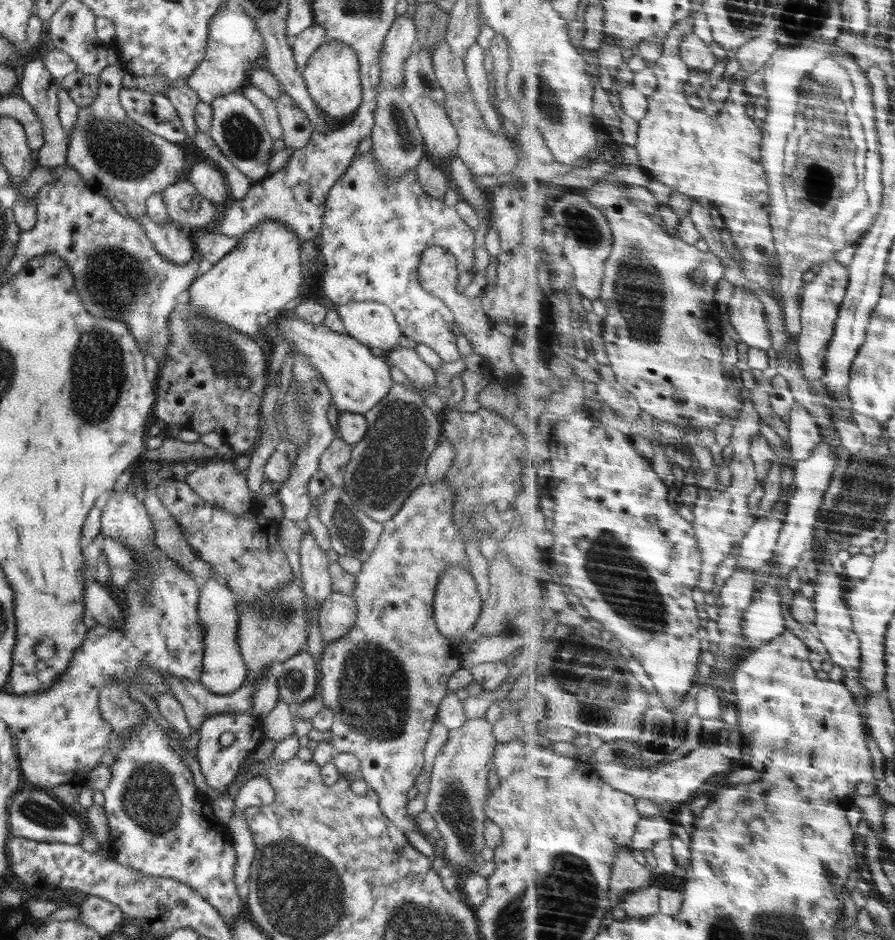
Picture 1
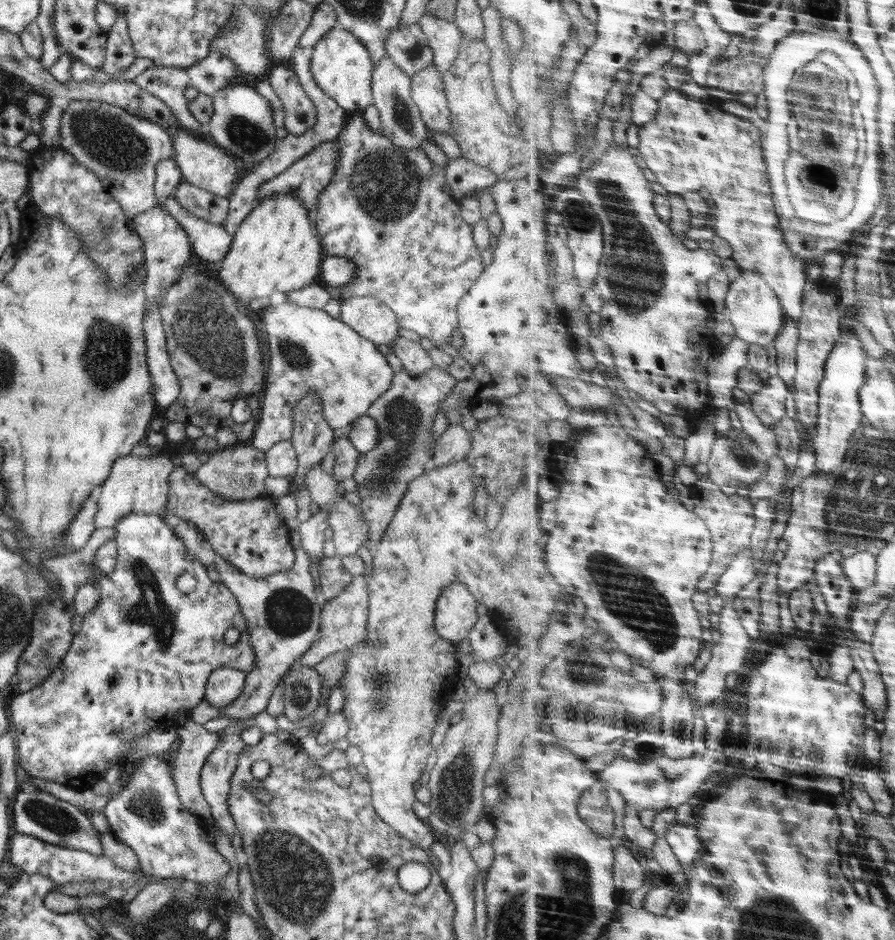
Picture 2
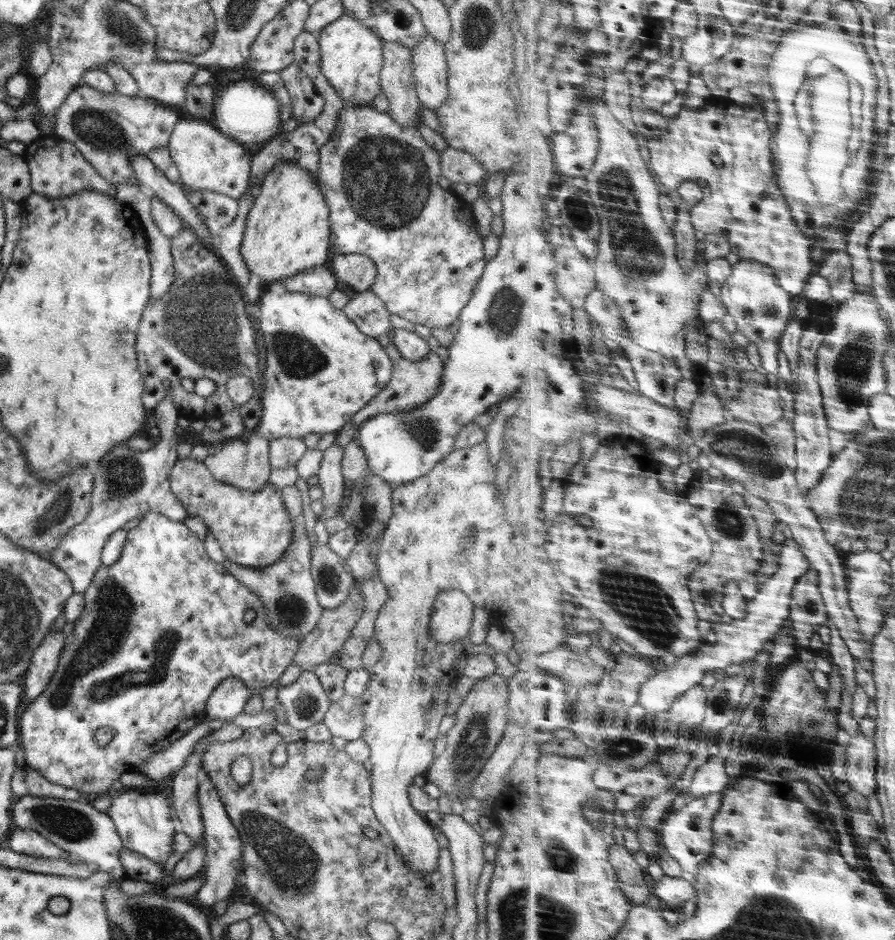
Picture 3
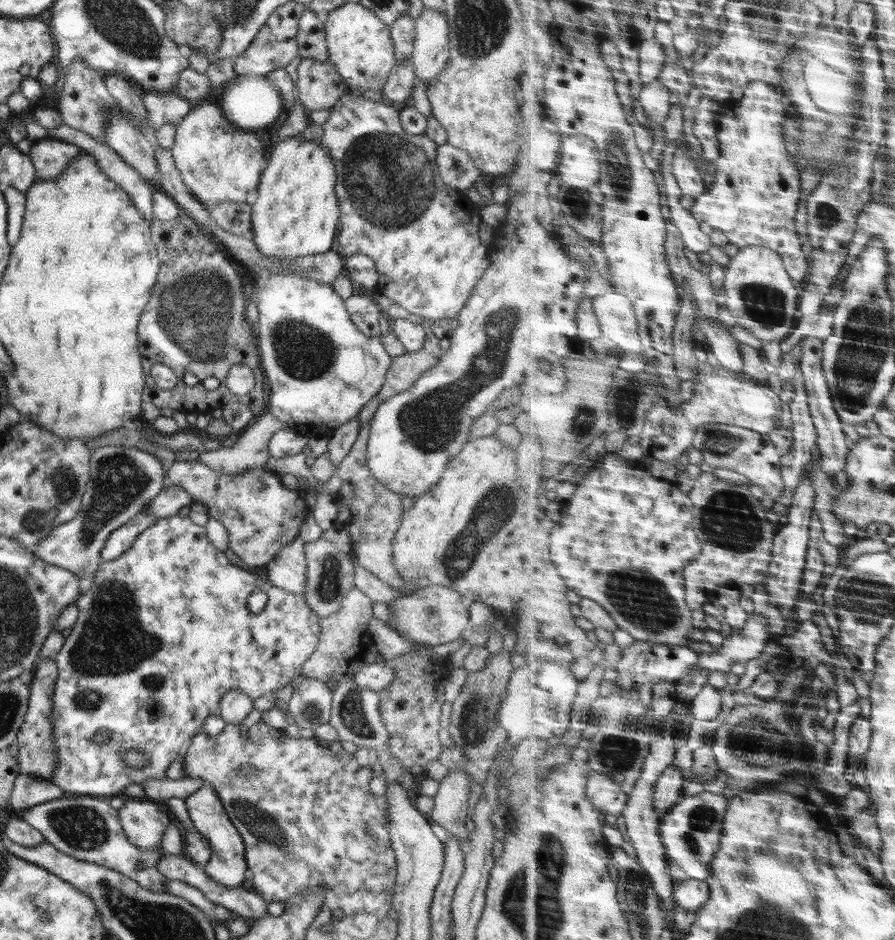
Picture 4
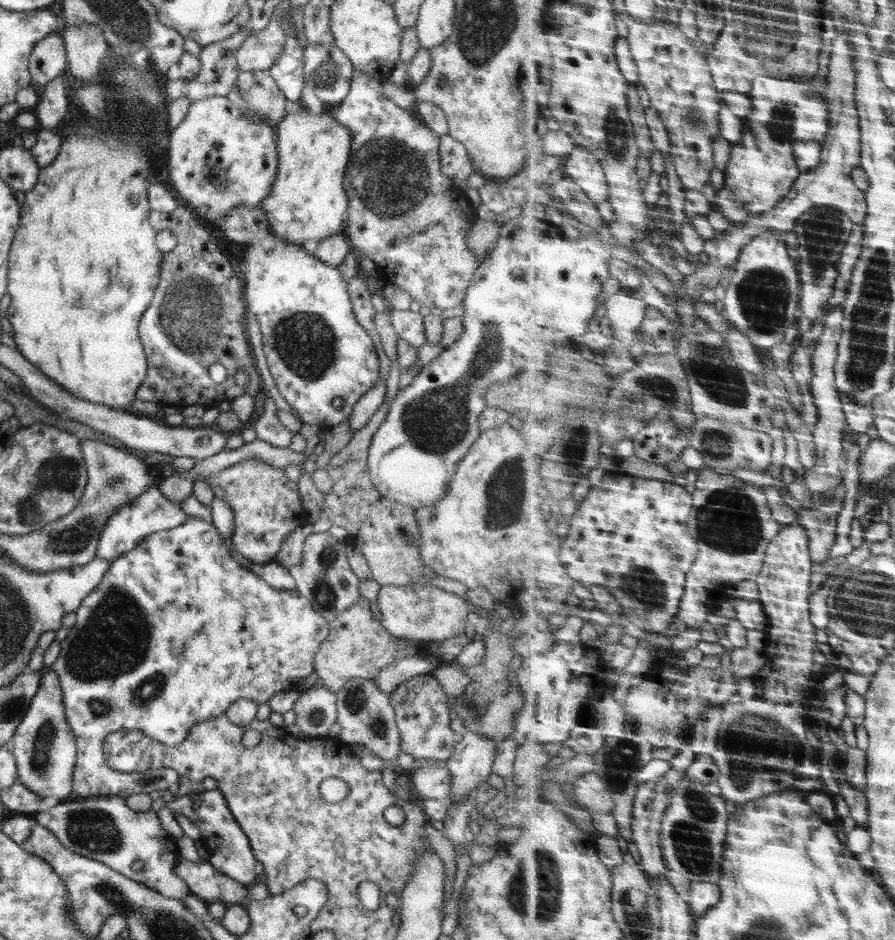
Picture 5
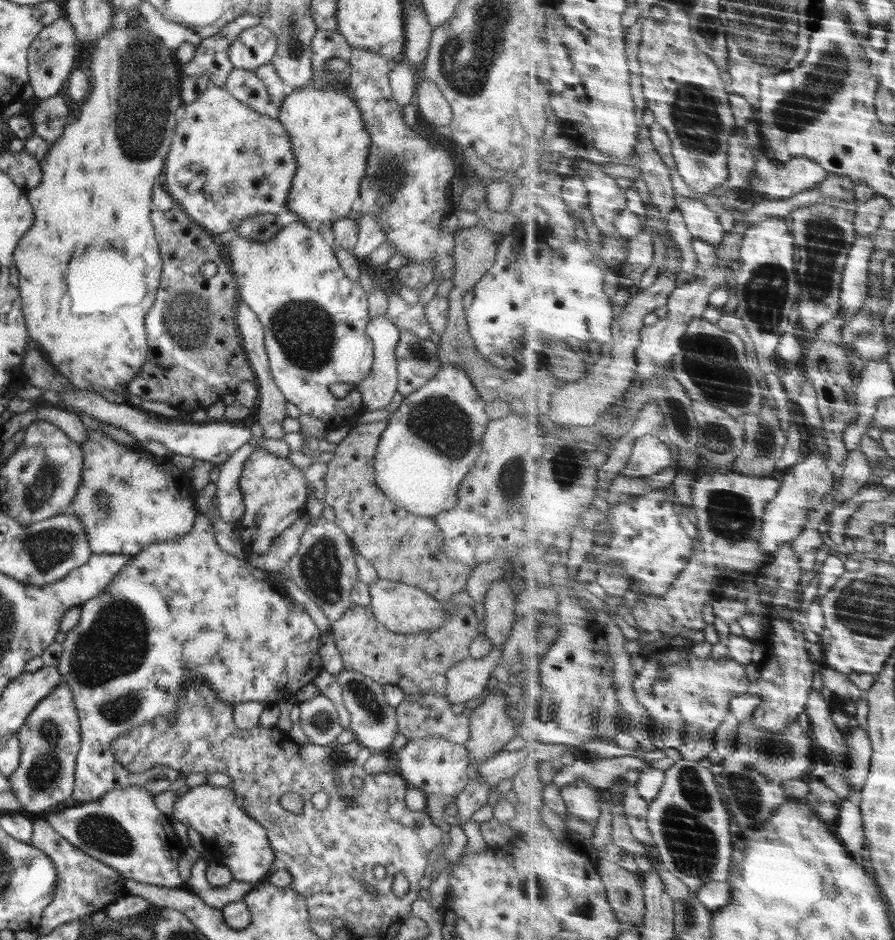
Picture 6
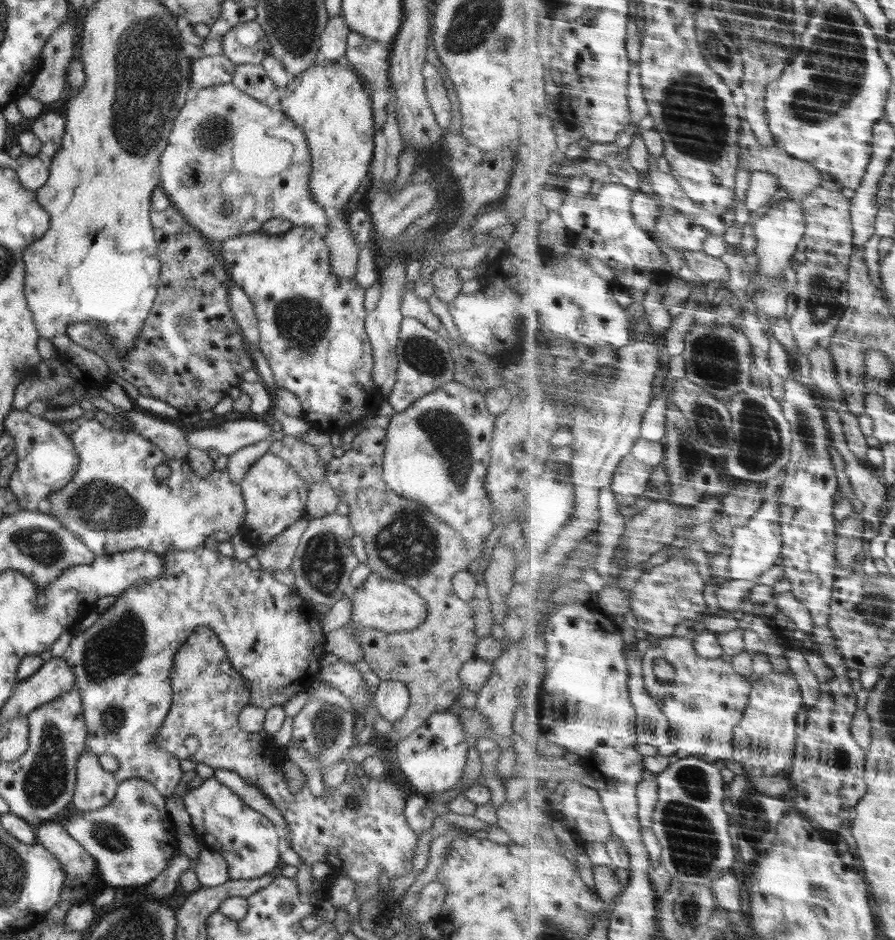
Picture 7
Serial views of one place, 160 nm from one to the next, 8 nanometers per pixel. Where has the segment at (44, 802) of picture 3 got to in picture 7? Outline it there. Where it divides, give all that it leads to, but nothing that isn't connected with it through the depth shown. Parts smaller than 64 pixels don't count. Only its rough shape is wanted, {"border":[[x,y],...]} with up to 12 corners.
{"border":[[131,778],[66,832],[110,887],[147,885],[179,848],[166,798]]}

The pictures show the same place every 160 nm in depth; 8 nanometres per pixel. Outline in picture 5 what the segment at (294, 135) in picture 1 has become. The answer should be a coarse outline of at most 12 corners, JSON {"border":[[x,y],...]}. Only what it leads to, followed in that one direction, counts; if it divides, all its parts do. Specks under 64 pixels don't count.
{"border":[[336,42],[304,51],[306,86],[324,106],[344,101],[354,68]]}

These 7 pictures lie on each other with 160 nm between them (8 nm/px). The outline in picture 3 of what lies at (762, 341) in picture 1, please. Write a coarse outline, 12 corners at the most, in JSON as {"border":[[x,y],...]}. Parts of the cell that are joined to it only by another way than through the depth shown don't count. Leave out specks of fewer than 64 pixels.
{"border":[[734,264],[721,299],[740,332],[780,340],[797,302],[773,266]]}

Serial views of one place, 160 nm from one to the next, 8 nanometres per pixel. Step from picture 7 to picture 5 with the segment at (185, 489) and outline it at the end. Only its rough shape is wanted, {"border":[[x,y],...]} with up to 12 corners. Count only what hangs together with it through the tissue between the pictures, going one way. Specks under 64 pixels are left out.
{"border":[[153,482],[107,520],[96,555],[112,562],[188,518]]}

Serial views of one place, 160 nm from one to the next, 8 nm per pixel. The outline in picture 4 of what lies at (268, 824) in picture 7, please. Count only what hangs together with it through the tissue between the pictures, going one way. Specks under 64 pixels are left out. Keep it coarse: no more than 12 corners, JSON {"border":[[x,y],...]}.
{"border":[[216,791],[185,798],[213,852],[203,871],[234,888],[246,880],[245,844]]}

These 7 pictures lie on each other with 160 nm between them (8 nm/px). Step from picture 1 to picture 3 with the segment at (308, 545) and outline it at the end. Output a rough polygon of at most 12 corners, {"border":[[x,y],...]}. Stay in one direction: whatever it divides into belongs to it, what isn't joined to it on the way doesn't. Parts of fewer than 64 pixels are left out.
{"border":[[344,447],[323,452],[318,483],[325,521],[338,514],[348,484],[341,472]]}

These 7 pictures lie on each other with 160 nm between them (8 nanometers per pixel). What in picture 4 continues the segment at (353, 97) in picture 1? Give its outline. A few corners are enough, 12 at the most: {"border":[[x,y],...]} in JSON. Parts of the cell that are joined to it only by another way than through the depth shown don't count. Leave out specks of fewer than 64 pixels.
{"border":[[360,3],[324,22],[348,90],[382,91],[396,64],[390,27]]}

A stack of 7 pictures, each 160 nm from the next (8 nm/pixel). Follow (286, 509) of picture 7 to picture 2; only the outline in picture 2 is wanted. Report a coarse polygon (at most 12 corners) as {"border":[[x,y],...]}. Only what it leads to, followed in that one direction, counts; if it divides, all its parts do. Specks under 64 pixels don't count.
{"border":[[182,466],[168,512],[250,578],[290,569],[274,498],[230,501]]}

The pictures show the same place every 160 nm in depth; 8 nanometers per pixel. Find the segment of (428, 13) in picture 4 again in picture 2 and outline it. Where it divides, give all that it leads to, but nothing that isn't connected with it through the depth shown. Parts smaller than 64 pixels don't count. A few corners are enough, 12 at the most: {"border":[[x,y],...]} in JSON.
{"border":[[433,62],[411,78],[429,132],[450,133],[443,78]]}

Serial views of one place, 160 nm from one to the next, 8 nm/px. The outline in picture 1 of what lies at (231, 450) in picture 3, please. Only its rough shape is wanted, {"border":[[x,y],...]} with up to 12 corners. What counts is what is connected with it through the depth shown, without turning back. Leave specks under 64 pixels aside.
{"border":[[216,460],[186,476],[202,501],[248,515],[247,473]]}

